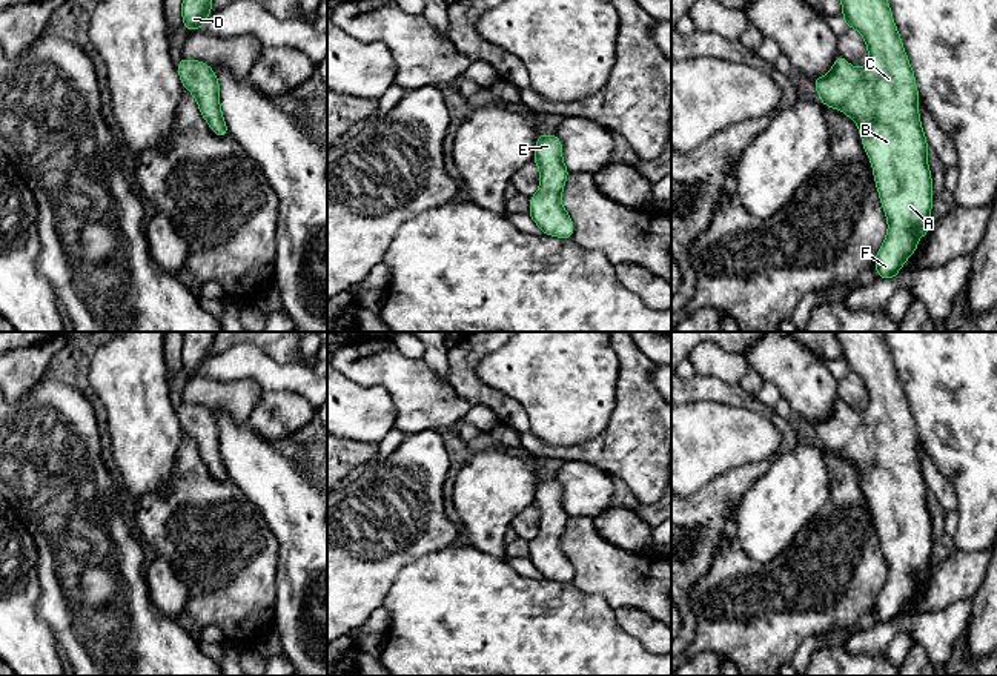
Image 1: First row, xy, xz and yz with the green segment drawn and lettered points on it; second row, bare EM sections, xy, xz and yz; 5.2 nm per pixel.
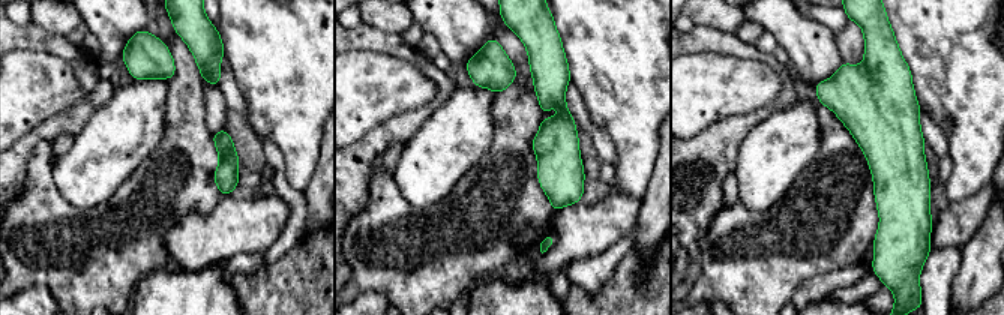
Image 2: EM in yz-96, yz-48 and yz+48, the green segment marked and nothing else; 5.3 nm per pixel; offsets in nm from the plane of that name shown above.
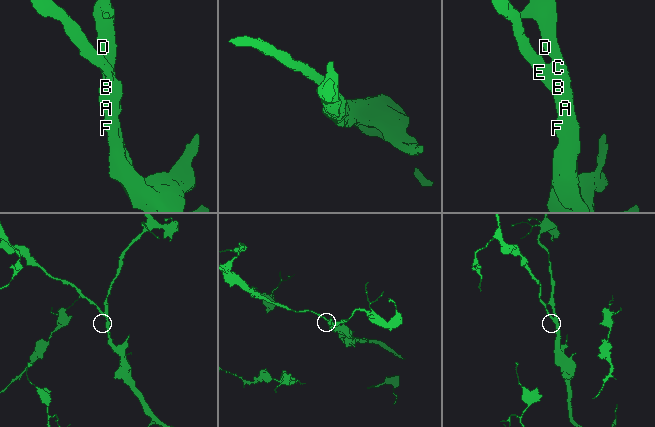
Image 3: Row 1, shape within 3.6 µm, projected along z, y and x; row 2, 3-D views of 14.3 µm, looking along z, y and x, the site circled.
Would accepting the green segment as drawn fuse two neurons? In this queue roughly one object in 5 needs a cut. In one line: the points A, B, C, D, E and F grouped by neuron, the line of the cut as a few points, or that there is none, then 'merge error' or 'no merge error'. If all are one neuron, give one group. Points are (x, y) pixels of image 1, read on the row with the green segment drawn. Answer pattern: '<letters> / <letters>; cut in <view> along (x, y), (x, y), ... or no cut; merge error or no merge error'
A B C D E F; no cut; no merge error

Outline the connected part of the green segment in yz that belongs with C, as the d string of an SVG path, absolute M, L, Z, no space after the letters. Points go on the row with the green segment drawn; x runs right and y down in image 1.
M840 0L845 25L860 32L868 48L868 61L862 69L851 66L840 54L833 69L814 78L820 101L853 118L869 157L876 187L888 220L888 232L874 261L879 278L897 277L905 261L916 252L919 237L929 230L932 180L928 166L928 143L920 123L920 101L916 75L894 25L888 0Z

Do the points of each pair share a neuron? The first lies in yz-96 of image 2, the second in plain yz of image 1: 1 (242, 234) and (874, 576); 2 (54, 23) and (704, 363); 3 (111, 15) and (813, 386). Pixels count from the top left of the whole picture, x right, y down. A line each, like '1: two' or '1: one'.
1: two
2: one
3: one

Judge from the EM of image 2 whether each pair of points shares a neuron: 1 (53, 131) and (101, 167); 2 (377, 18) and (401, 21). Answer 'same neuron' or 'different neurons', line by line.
1: different neurons
2: same neuron

